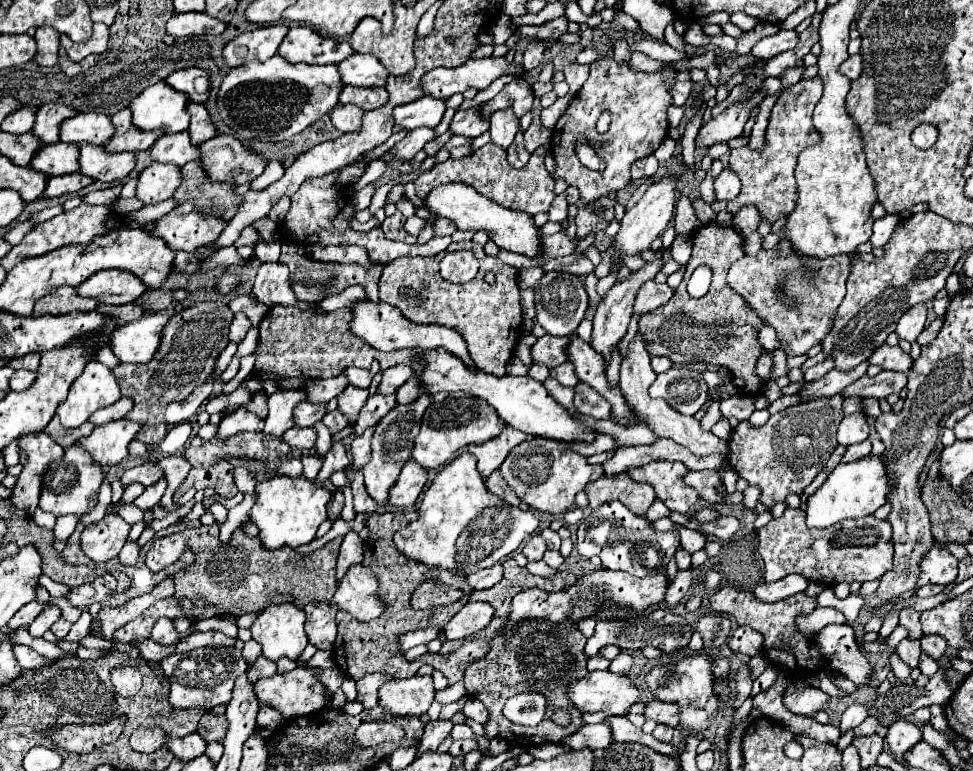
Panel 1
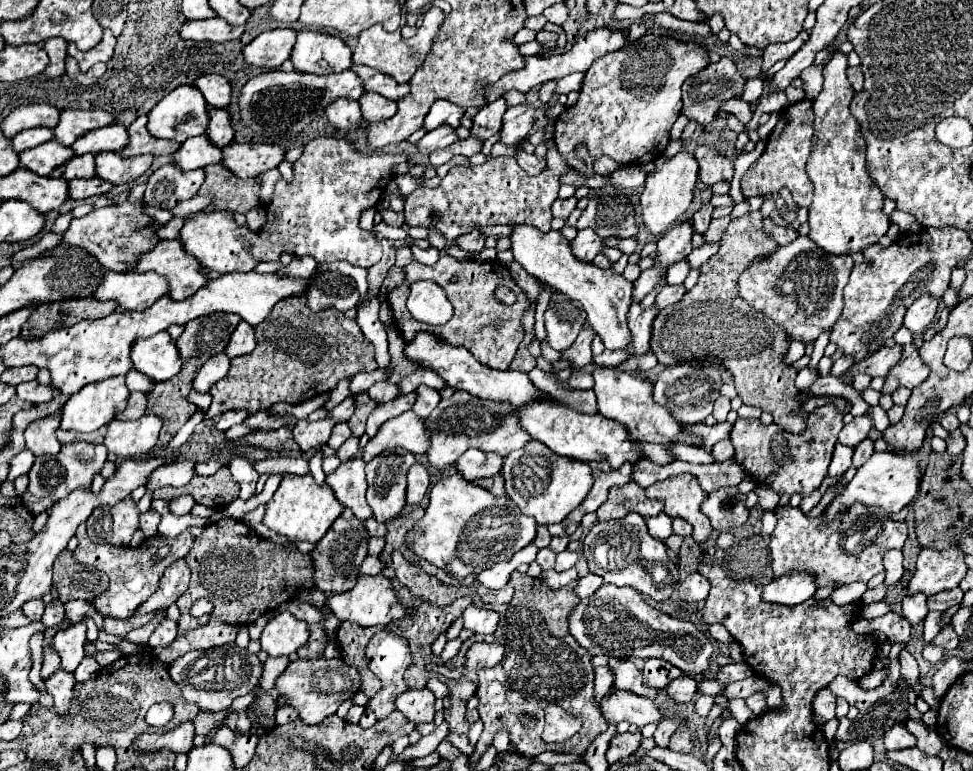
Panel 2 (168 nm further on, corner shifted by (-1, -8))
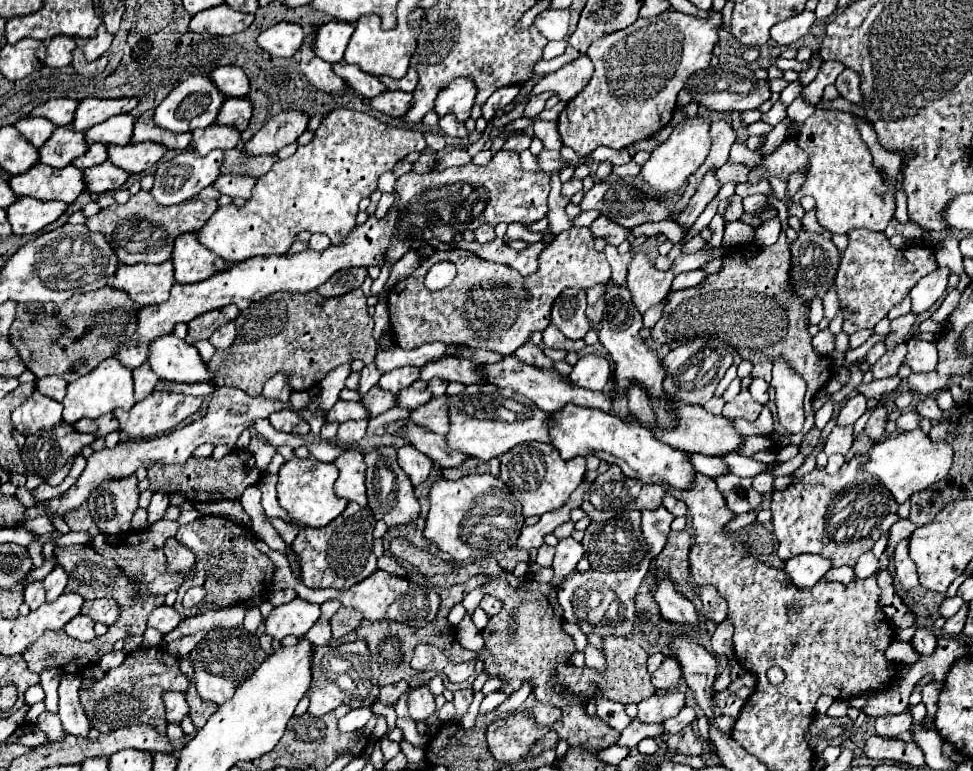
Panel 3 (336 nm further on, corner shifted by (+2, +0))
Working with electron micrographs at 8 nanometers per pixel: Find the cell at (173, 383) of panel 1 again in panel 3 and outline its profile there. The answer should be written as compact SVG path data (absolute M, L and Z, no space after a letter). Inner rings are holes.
M228 305L222 309L214 309L208 311L196 319L192 319L188 323L188 343L196 343L198 339L208 339L216 327L226 325L228 321L232 321L238 315L238 307L236 305Z

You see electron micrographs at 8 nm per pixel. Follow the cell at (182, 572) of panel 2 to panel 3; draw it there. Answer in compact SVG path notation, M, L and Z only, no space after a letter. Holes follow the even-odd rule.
M170 537L164 543L164 553L168 559L170 571L186 571L190 565L194 565L194 553L184 545L180 545L174 537Z

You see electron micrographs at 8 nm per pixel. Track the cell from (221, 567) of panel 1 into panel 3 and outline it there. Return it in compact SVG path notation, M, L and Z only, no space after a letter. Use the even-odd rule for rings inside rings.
M198 517L196 521L180 527L176 539L196 553L194 575L178 589L178 599L174 603L184 617L190 617L192 611L184 611L182 597L194 585L202 585L206 589L204 603L216 603L220 607L230 607L246 601L254 593L268 591L274 575L274 563L254 547L254 533L250 529L224 517Z

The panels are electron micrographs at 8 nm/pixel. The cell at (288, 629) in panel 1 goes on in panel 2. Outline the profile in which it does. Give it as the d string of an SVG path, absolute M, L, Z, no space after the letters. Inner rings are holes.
M289 611L275 615L261 633L261 649L269 657L289 657L301 649L309 639L309 629L305 621L295 619Z

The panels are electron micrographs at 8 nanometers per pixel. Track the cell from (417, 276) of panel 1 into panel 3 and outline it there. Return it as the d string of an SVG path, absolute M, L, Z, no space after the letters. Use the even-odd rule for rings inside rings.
M572 227L570 231L560 233L540 253L538 271L532 275L532 283L528 283L530 299L526 299L524 277L520 277L516 269L484 261L478 255L462 249L438 251L424 259L422 265L388 295L390 331L394 343L402 349L444 341L488 349L500 355L512 355L534 331L544 331L548 327L552 303L566 287L590 289L592 285L608 281L610 265L604 253L594 249L594 235L590 227ZM440 261L454 263L458 273L448 287L430 291L424 285L424 277L428 269Z

